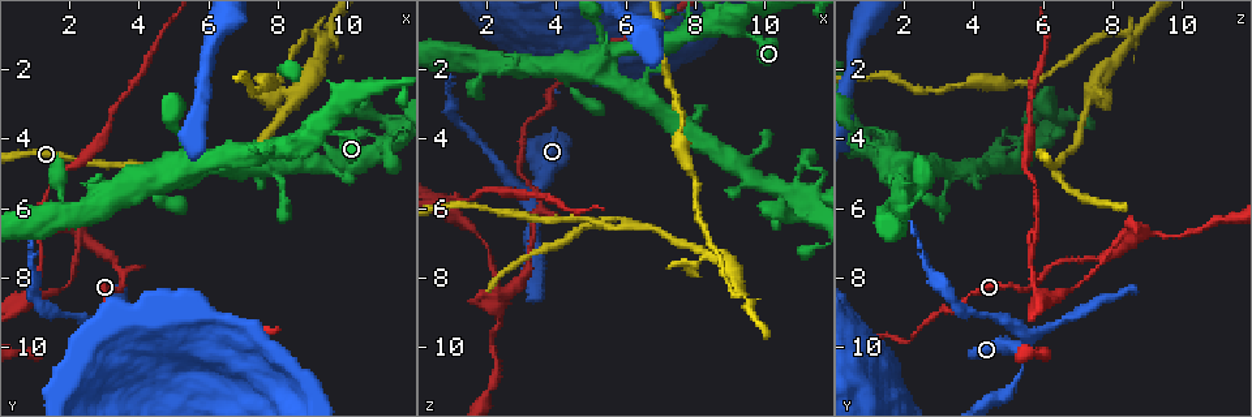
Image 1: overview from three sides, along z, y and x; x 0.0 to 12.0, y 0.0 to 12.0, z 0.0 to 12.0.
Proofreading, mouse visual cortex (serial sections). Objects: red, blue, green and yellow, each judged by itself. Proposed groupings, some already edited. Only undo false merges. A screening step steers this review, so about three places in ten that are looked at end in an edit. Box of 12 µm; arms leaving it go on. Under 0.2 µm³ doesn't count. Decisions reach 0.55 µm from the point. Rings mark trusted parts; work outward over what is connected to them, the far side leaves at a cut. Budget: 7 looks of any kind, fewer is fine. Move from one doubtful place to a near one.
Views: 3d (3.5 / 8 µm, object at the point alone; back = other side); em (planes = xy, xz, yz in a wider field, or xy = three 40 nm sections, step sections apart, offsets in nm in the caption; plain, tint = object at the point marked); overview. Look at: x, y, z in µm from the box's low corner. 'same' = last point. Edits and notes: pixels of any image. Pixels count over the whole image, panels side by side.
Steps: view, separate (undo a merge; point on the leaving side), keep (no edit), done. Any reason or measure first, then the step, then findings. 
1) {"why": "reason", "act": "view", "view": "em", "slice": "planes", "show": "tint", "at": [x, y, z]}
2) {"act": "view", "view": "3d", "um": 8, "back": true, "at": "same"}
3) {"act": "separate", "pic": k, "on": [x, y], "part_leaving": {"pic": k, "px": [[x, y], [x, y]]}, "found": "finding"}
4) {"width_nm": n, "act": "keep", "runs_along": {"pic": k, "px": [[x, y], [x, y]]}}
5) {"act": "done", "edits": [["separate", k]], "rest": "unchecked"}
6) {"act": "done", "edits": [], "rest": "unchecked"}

{"why": "sharp bend", "act": "view", "view": "3d", "um": 3.5, "back": true, "at": [5.3, 4.9, 1.6]}

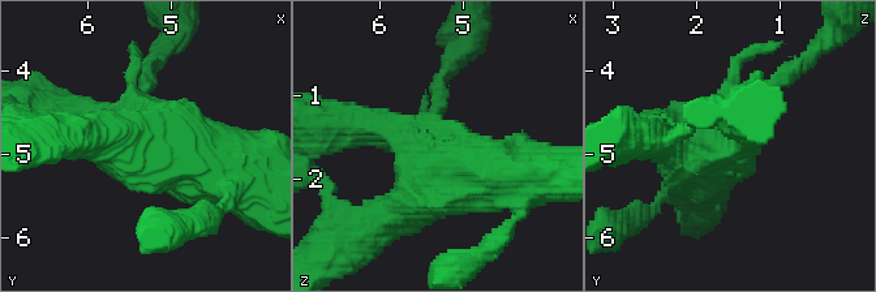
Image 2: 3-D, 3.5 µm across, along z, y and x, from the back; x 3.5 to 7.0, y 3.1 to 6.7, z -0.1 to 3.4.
{"act": "view", "view": "em", "slice": "xy", "step": 3, "show": "tint", "at": [5.30, 4.90, 1.60]}

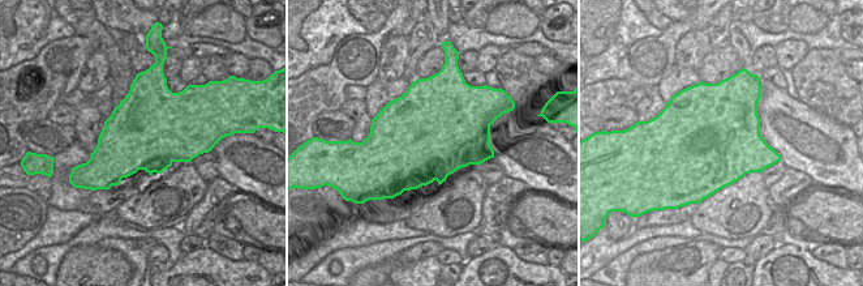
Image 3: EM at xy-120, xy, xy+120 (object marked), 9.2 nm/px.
{"act": "keep", "runs_along": {"pic": 2, "px": [[744, 123], [688, 155], [651, 136]]}, "found": "all the same cell"}

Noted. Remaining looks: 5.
{"why": "abrupt turn", "act": "view", "view": "3d", "um": 3.5, "at": [3.6, 8.3, 5.8]}

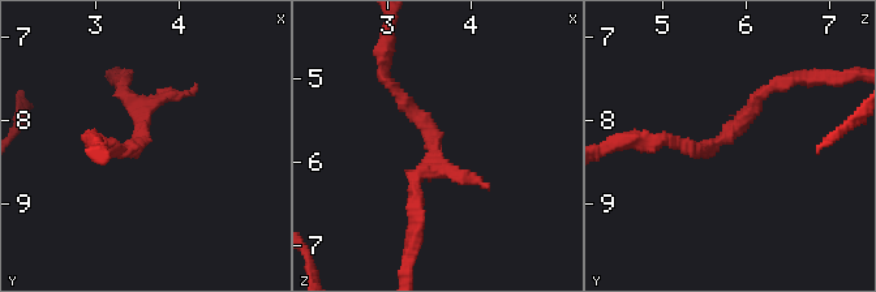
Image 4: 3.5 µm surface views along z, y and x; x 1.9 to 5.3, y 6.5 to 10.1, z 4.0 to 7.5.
{"act": "view", "view": "em", "slice": "xy", "step": 5, "show": "tint", "at": [3.60, 8.15, 5.80]}

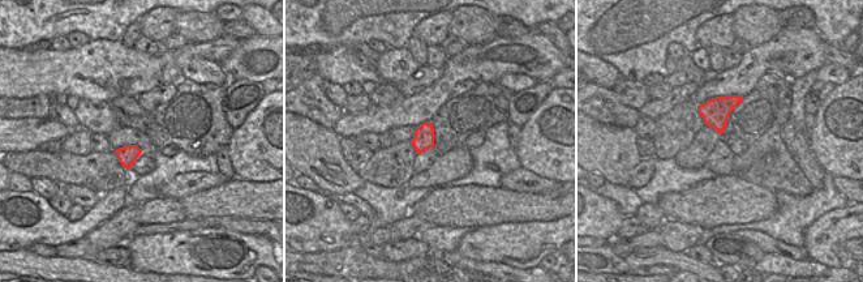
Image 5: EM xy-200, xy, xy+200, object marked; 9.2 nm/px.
{"act": "keep", "runs_along": {"pic": 4, "px": [[665, 140], [711, 147], [785, 80]]}, "found": "one cell here"}

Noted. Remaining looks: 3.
{"why": "sharp bend", "act": "view", "view": "3d", "um": 3.5, "at": [2.5, 7.0, 8.5]}

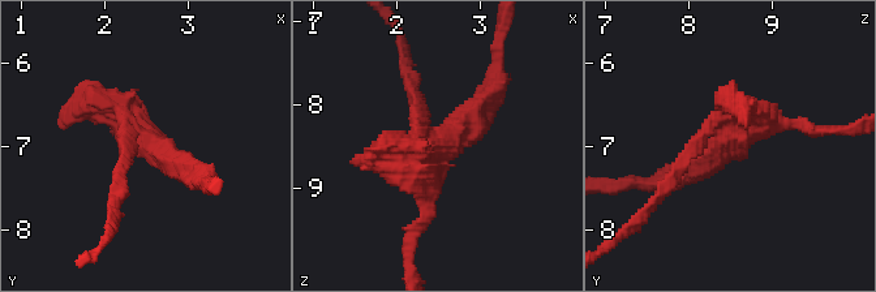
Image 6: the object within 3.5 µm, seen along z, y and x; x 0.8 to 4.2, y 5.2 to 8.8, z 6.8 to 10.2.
{"why": "shape alone is not enough", "act": "view", "view": "em", "slice": "xy", "step": 1, "show": "tint", "at": [2.50, 6.85, 8.45]}

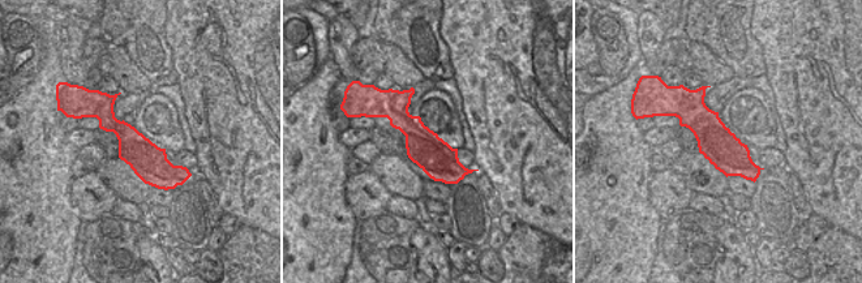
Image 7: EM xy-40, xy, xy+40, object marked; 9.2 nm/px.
{"width_nm": 340, "act": "keep", "runs_along": {"pic": 7, "px": [[102, 99], [103, 112], [176, 181]]}, "found": "one cell here"}

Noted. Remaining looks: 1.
{"act": "done", "edits": [], "rest": "unchecked"}

